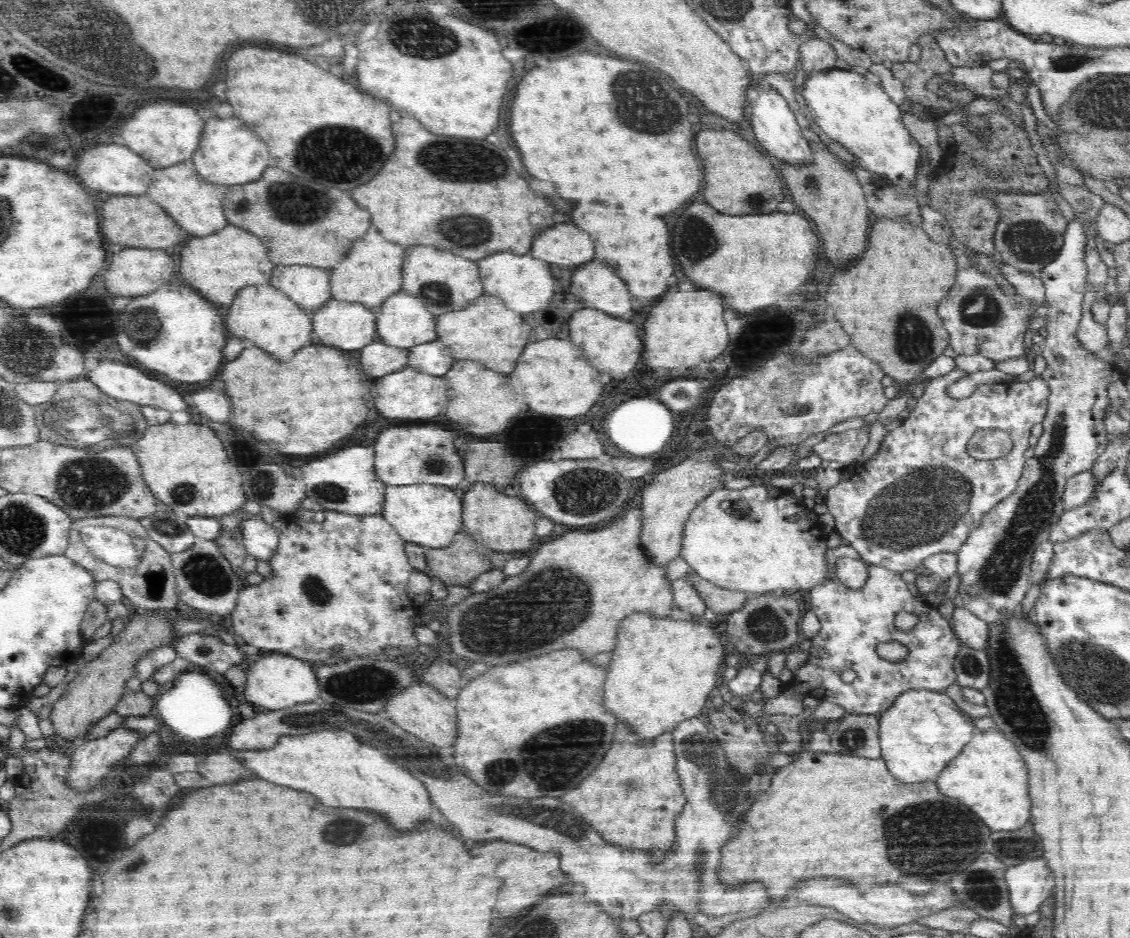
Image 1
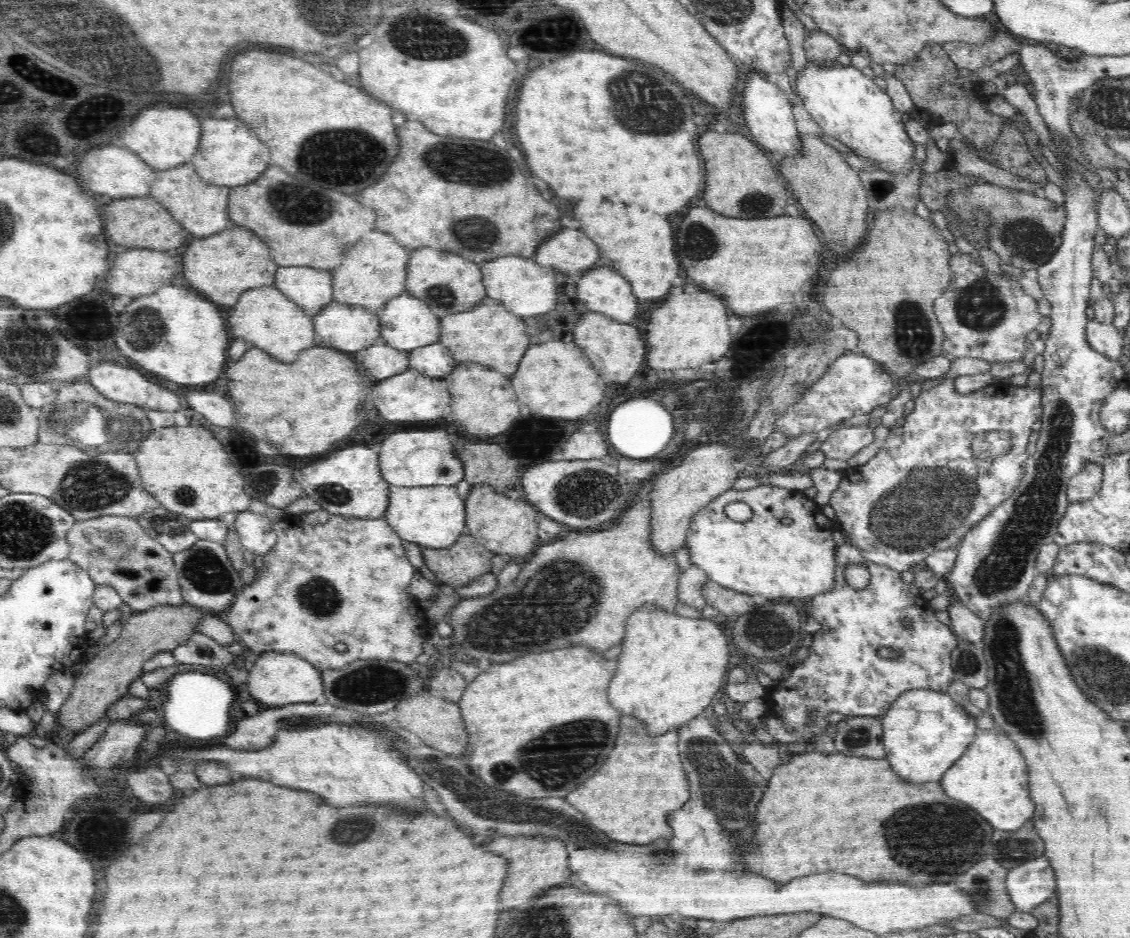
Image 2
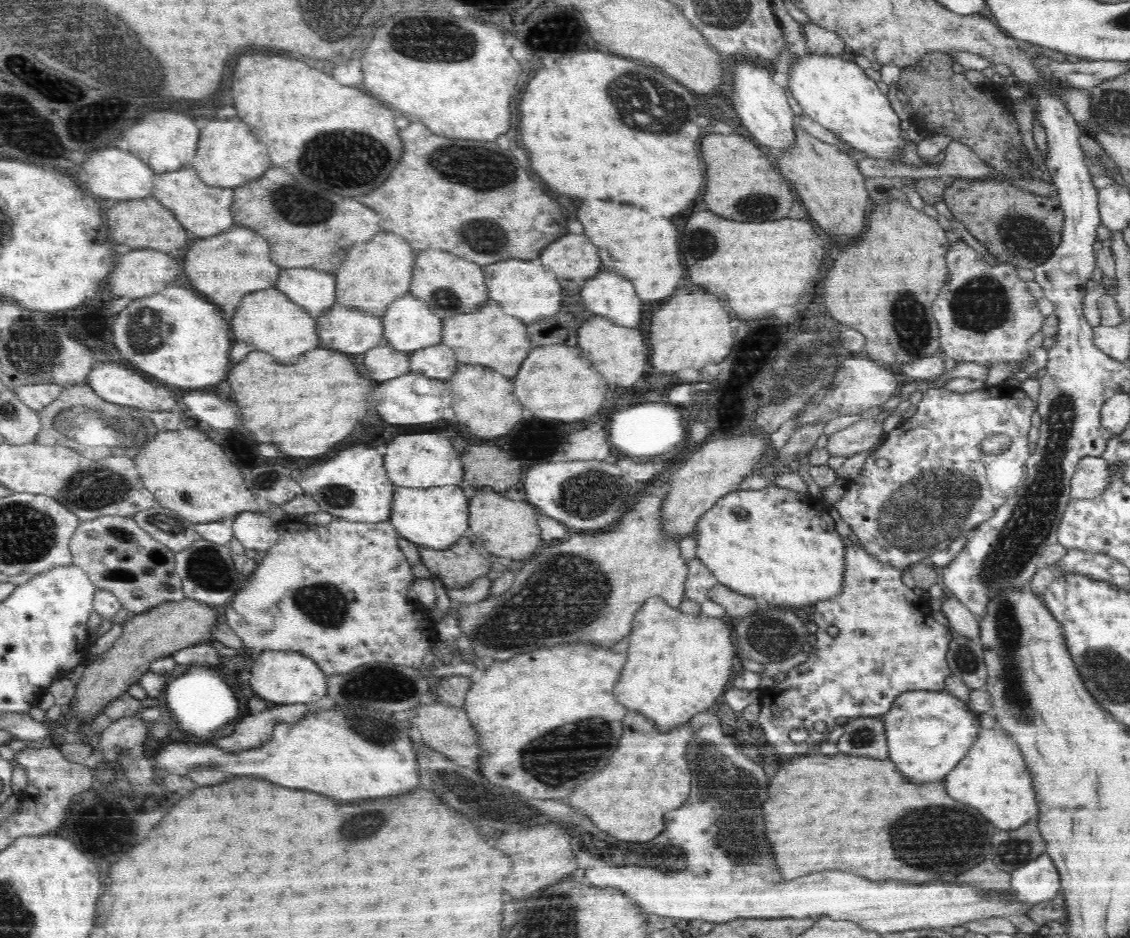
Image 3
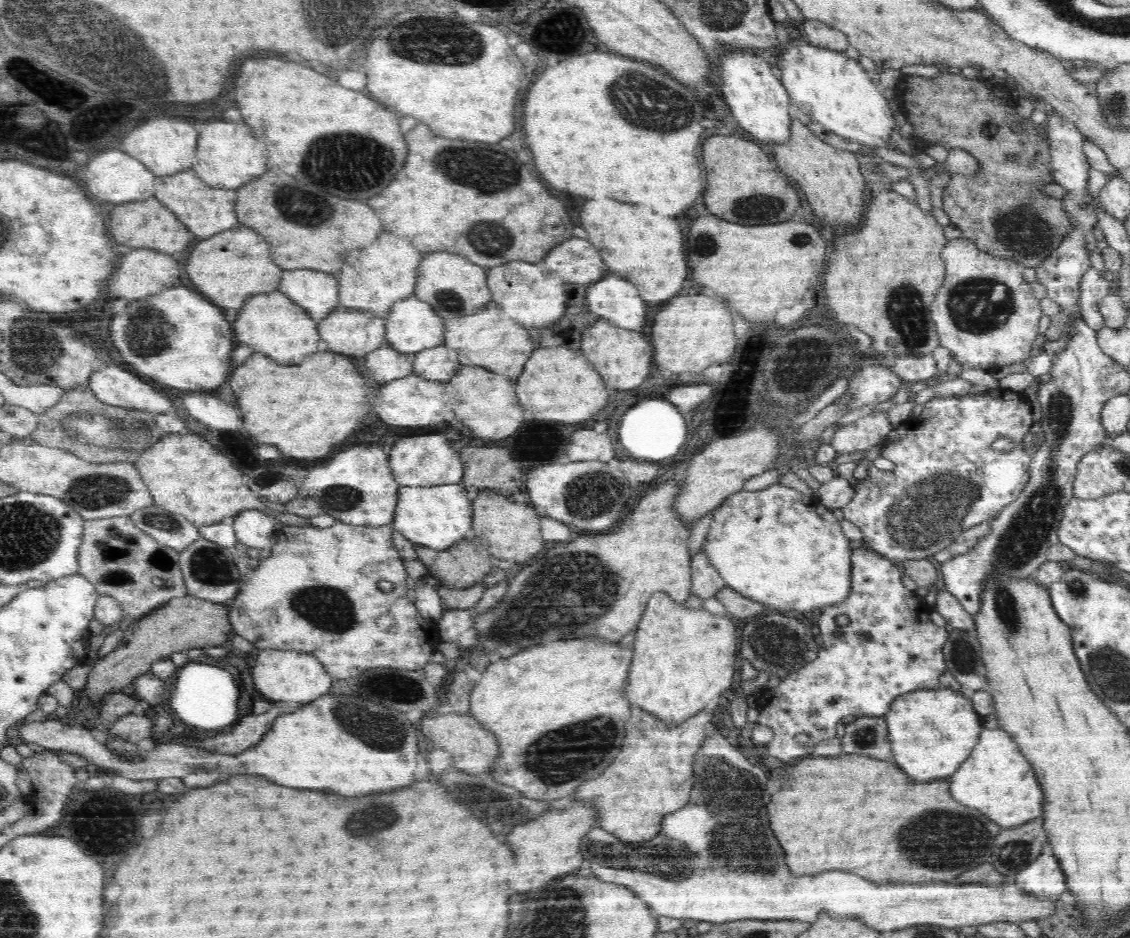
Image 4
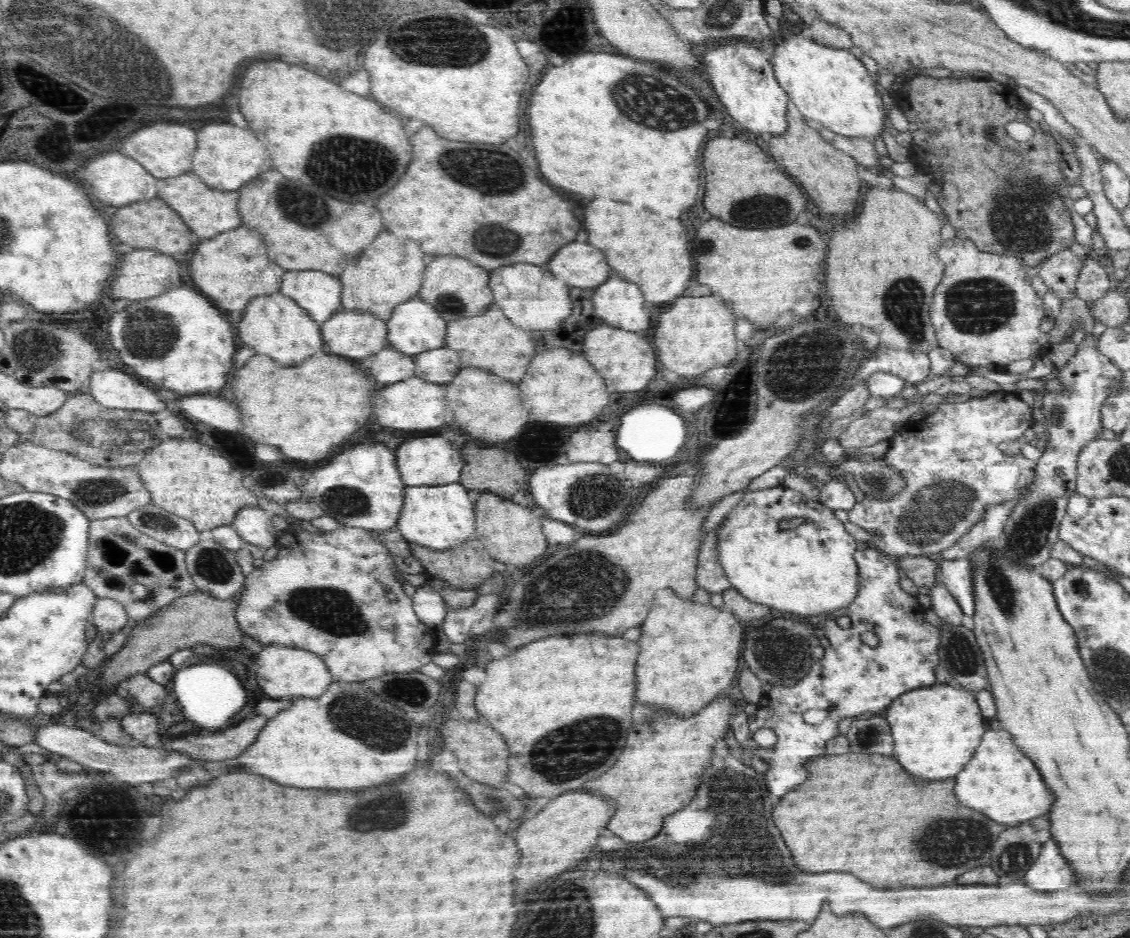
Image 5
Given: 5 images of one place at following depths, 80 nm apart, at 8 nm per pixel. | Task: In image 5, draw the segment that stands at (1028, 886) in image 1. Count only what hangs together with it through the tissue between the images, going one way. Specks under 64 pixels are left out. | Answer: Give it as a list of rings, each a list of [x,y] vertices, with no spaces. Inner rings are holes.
[[[1054,839],[1047,840],[1040,849],[1038,858],[1024,874],[1024,883],[1040,892],[1056,892],[1070,888],[1076,878],[1074,867],[1060,853]]]

